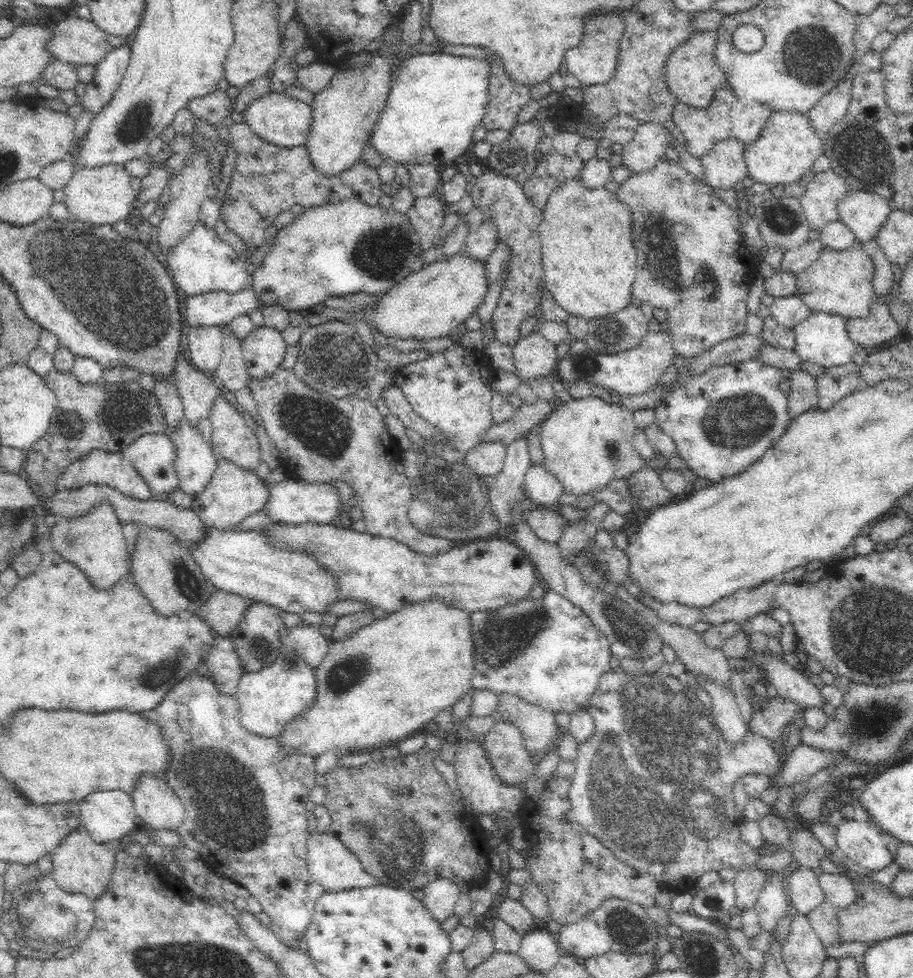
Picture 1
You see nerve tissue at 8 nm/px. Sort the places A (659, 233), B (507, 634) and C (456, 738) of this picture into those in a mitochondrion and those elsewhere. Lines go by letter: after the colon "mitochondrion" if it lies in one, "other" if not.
A: mitochondrion
B: mitochondrion
C: other

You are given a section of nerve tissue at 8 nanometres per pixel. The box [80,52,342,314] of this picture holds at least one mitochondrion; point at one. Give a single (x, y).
(133, 126)

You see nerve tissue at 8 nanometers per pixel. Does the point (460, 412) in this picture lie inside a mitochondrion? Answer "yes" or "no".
no

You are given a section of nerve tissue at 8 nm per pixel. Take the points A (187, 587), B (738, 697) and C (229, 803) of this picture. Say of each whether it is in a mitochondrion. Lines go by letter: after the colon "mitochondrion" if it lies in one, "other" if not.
A: mitochondrion
B: other
C: mitochondrion

